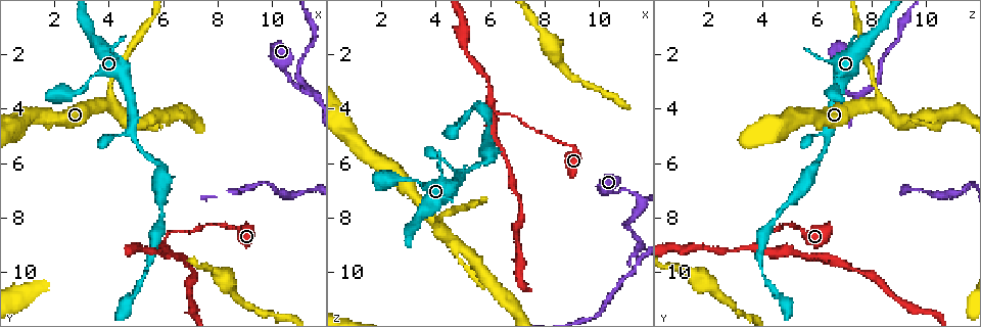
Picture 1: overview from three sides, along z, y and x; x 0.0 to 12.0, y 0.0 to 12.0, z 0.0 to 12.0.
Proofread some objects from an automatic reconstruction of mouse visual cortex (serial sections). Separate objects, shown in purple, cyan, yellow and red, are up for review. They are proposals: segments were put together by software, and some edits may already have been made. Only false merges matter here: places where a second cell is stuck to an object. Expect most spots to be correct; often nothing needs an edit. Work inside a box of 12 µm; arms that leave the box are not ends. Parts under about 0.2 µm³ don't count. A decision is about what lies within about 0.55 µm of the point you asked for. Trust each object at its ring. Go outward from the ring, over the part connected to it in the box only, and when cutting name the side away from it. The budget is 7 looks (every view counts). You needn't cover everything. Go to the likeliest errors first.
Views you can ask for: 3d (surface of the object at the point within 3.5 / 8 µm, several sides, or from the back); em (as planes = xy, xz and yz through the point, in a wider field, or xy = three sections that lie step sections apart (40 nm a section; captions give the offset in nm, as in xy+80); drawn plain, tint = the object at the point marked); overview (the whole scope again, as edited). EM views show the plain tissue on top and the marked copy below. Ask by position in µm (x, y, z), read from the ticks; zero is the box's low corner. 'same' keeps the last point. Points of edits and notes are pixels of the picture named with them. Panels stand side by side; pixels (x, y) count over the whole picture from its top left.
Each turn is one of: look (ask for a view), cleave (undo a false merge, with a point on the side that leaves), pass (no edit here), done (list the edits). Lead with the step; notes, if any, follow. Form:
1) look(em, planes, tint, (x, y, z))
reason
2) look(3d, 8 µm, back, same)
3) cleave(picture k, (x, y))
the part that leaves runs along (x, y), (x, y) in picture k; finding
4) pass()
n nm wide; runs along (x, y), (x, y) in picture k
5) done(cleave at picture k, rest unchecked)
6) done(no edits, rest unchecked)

look(em, xy, step 3, tint, (11.3, 3.4, 7.2))
calibre changes

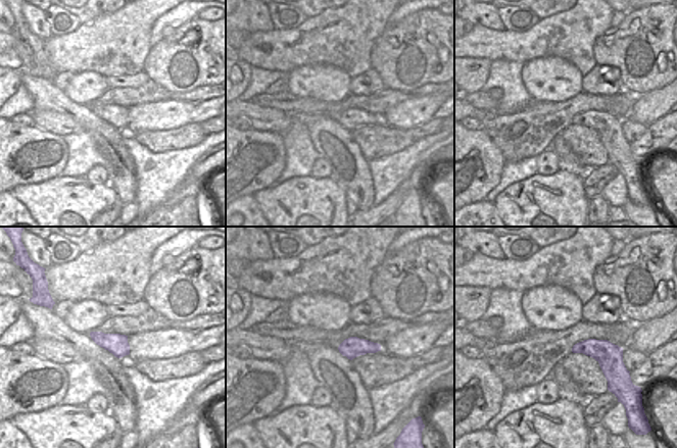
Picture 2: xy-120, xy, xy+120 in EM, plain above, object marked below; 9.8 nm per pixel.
look(3d, 3.5 µm, same)

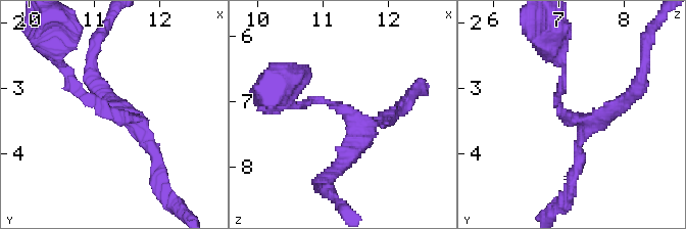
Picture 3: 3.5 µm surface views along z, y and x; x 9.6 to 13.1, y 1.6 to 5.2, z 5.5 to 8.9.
pass()
arms of 150, 150, 250 nm; continuous, no second cell

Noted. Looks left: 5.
look(3d, 3.5 µm, (6.0, 9.1, 3.9))
thin arm on a thick one

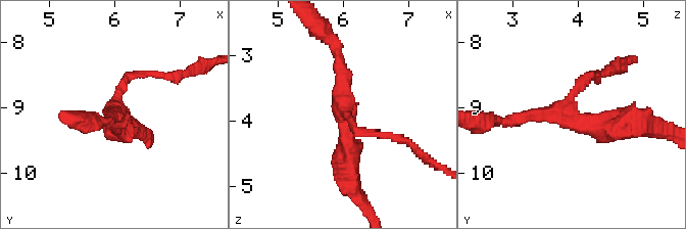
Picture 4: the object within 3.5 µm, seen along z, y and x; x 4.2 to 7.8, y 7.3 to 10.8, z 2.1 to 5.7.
look(em, xy, step 5, tint, (6.00, 9.05, 3.85))
3 arms; arms of 100, 200, 300 nm

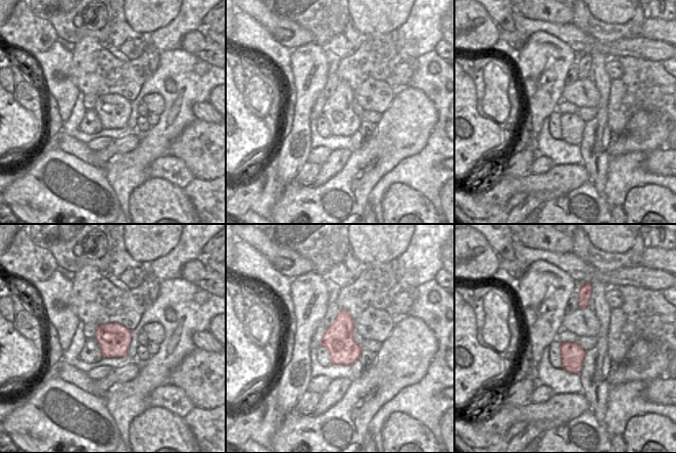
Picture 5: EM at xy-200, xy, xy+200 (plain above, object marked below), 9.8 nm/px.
pass()
runs along (589, 76), (569, 113), (631, 127) in picture 4; one cell here

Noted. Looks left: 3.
look(3d, 3.5 µm, (4.1, 3.9, 8.2))
three arms meet

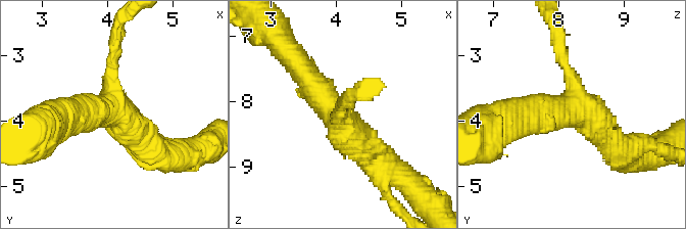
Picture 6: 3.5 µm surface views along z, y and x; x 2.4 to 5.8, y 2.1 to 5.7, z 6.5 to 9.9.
look(em, planes, tint, (4.05, 3.85, 8.25))
need the tissue

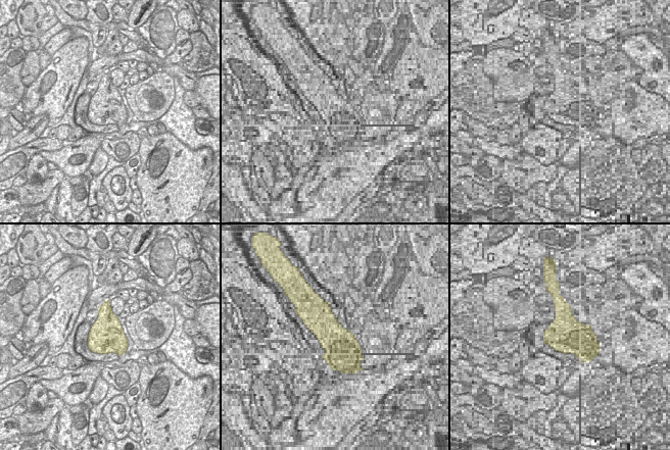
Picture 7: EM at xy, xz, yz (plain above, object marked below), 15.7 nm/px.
pass()
runs along (299, 65), (330, 110), (378, 159) in picture 6; all the same cell

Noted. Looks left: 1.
done(no edits, rest unchecked)

